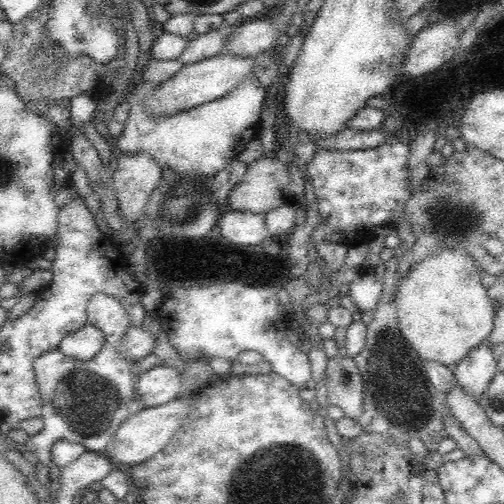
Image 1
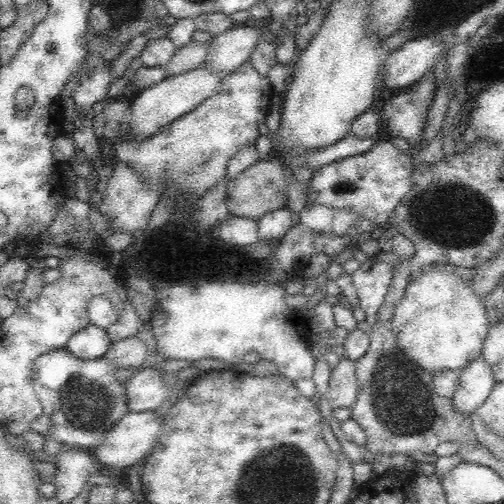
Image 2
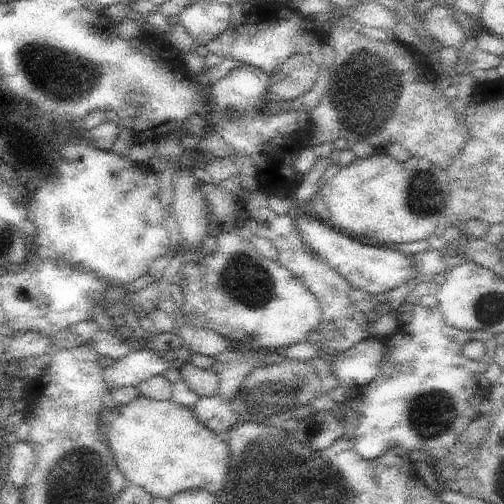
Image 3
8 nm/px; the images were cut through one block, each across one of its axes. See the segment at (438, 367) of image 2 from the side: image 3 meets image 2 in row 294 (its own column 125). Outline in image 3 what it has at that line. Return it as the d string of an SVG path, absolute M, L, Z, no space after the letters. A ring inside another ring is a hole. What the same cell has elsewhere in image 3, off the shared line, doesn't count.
M137 396L125 406L115 406L113 410L103 412L99 430L113 454L113 460L119 472L127 478L129 484L137 484L139 488L149 492L151 498L171 500L173 496L179 496L185 490L209 490L217 496L227 484L227 472L229 472L229 460L231 460L227 442L219 440L215 432L205 428L195 418L195 412L191 408L179 406L173 400L159 402L159 400Z

